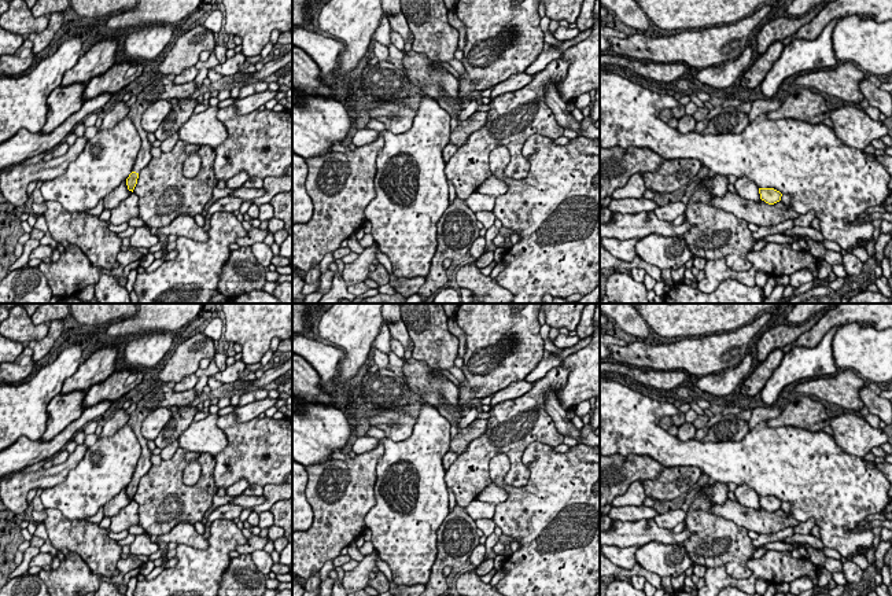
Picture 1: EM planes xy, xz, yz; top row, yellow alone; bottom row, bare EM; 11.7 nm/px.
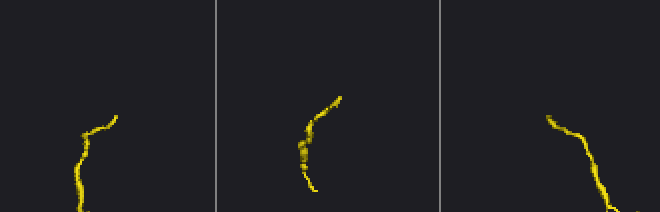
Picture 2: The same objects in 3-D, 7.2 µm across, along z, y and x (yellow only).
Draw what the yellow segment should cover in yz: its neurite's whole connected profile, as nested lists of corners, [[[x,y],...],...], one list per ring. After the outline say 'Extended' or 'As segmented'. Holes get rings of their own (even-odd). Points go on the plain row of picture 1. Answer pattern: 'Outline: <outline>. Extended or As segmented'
Outline: [[[759,496],[760,507],[768,512],[774,512],[781,508],[782,501],[774,496]]]. As segmented

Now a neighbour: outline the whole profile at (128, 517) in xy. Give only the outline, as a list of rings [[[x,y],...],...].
[[[130,500],[125,508],[111,518],[108,530],[113,533],[128,530],[130,526],[139,525],[139,519],[139,504]]]

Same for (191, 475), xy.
[[[191,461],[184,470],[183,481],[185,485],[192,486],[200,478],[200,464],[198,461]]]

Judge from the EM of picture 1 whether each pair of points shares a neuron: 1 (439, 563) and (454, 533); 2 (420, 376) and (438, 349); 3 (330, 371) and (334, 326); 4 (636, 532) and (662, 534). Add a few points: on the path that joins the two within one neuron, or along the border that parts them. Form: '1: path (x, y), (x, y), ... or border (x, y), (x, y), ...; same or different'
1: path (446, 556), (454, 548), (454, 540); same
2: border (412, 356), (423, 360), (432, 368); different
3: border (343, 350), (343, 359), (339, 363), (334, 382); different
4: path (642, 532), (655, 533); same

